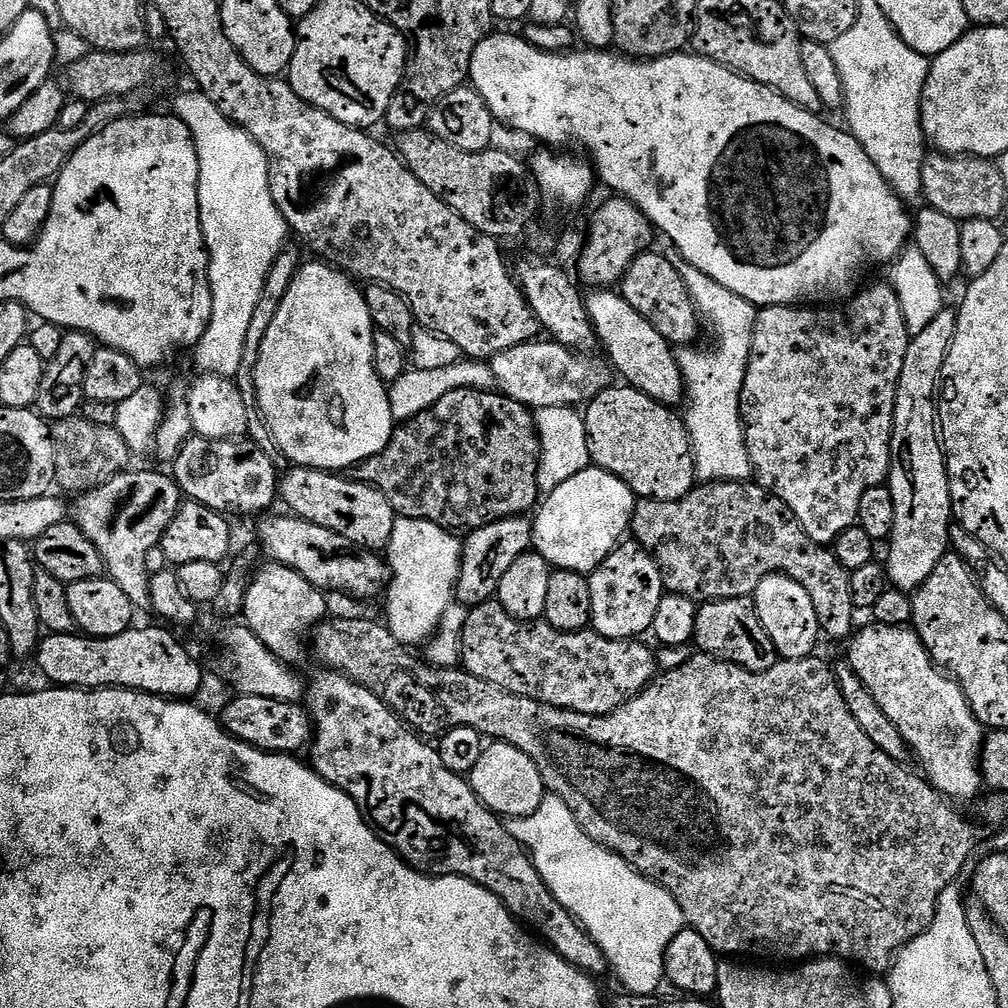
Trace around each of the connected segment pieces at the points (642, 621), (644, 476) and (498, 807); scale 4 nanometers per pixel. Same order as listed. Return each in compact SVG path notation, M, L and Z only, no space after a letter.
M624 543L613 544L608 553L592 567L588 588L592 594L591 627L607 636L627 640L639 637L651 629L660 598L666 589L658 566L644 549L643 543Z
M607 388L590 406L592 417L586 420L586 443L591 467L601 468L604 472L622 478L632 487L637 497L645 501L674 500L684 495L689 487L688 436L668 407L667 403L646 398L646 394L638 394L633 388Z
M496 742L489 747L482 762L476 767L474 787L484 807L497 817L532 822L541 815L539 812L544 808L544 776L545 769L534 762L526 750L517 744Z

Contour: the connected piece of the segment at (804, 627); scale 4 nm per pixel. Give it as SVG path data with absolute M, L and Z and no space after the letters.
M764 572L752 585L750 599L758 624L766 634L770 634L770 642L774 642L777 657L804 658L811 653L808 651L811 650L816 636L818 637L816 615L802 586L798 586L794 578L790 578L785 572Z

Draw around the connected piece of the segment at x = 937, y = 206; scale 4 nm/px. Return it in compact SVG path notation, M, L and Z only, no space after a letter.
M936 154L925 155L920 168L920 181L924 187L924 199L933 212L942 214L947 220L959 222L972 217L995 217L996 211L1004 204L1004 188L1000 185L1000 172L991 159L971 154Z

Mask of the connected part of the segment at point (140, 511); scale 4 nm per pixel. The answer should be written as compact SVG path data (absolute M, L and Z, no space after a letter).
M134 472L125 475L111 490L81 495L77 499L80 501L77 502L76 509L72 512L70 524L102 561L103 575L123 594L133 610L140 610L140 607L146 604L146 589L148 587L146 557L157 547L164 523L172 514L174 489L165 477L163 480L162 477L155 476L152 472Z

